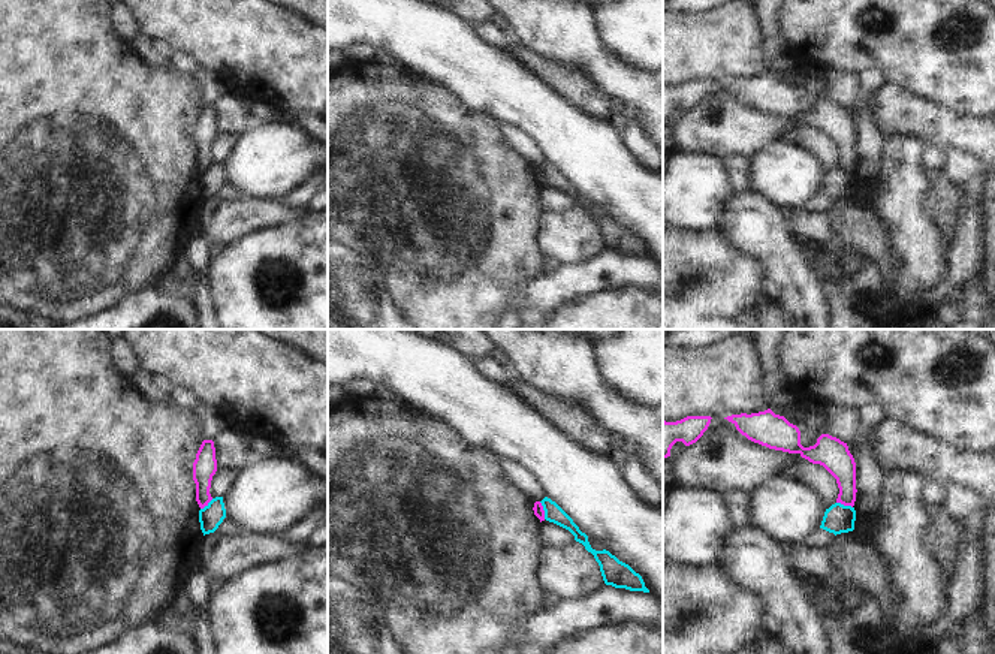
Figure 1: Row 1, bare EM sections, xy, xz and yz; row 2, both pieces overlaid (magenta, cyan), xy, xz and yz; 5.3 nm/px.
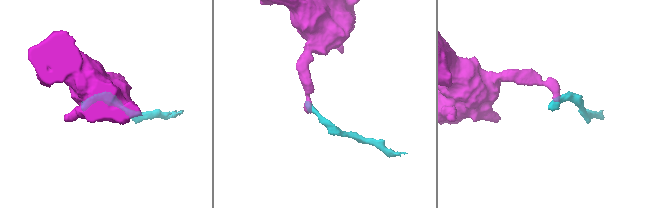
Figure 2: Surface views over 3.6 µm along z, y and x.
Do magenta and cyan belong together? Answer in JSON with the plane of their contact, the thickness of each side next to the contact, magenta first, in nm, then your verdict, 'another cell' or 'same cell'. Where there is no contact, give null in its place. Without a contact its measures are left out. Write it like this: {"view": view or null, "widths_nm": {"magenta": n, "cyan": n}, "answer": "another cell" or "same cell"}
{"view": "xz", "widths_nm": {"magenta": 60, "cyan": 100}, "answer": "another cell"}

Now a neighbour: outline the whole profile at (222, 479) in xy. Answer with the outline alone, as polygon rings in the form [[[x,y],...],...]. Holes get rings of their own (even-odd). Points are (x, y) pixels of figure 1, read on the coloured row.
[[[217,467],[217,471],[212,476],[209,488],[209,494],[212,498],[226,495],[238,470],[239,468],[229,470],[226,467]]]

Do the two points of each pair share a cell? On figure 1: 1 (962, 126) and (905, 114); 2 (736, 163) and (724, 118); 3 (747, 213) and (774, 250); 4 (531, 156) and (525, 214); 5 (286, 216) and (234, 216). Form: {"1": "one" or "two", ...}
{"1": "one", "2": "two", "3": "one", "4": "two", "5": "one"}

